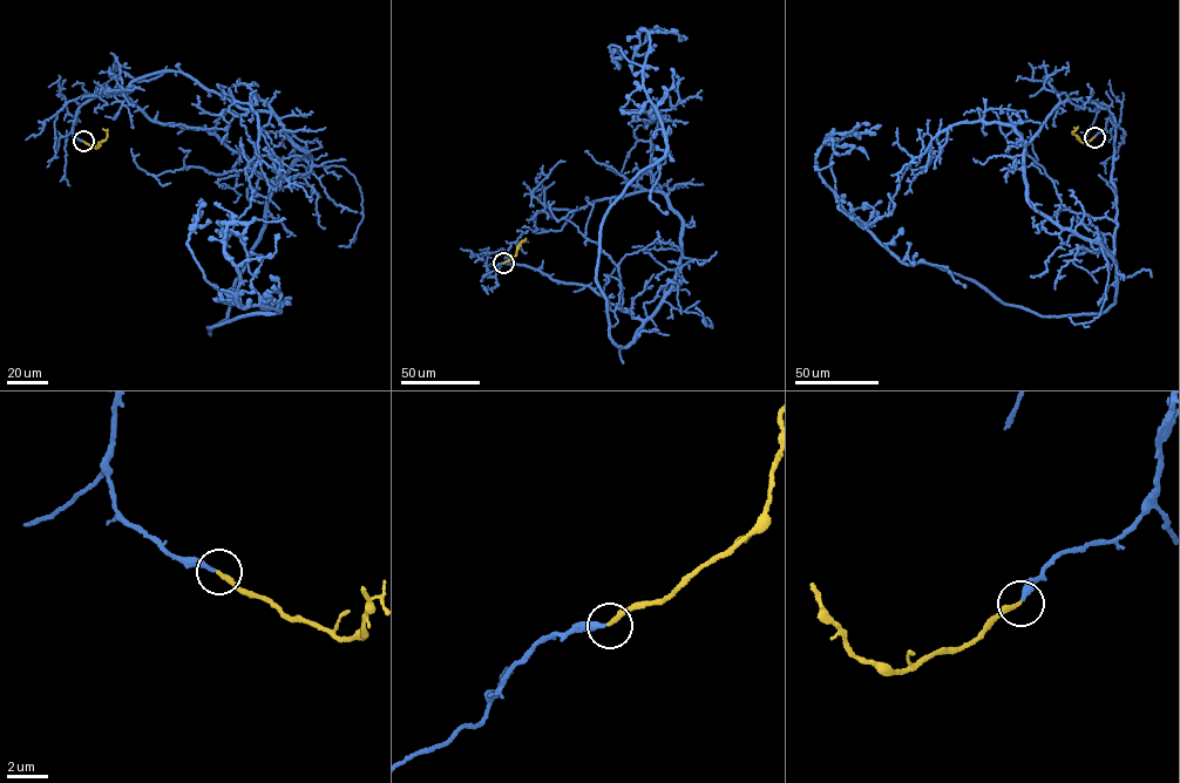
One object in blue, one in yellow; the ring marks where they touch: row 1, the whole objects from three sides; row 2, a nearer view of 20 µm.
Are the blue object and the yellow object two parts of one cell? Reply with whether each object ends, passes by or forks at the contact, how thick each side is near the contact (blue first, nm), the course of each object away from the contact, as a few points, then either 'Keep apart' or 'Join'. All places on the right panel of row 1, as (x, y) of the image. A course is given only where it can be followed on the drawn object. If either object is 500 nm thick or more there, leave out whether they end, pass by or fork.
At the ring blue ends. At the ring yellow ends. Thickness 240 nm (blue) against 240 nm. Course of blue: (1094, 137), (1113, 115), (1116, 303), (1058, 315), (901, 261), (820, 175), (829, 134), (839, 154). Course of yellow: (1094, 137), (1080, 142), (1072, 134), (1077, 129), (1073, 128). Join

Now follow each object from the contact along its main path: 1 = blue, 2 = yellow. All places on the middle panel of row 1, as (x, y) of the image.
1: (503, 263), (590, 286), (641, 319), (632, 344), (610, 336), (599, 229), (665, 150), (641, 27), (685, 40)
2: (503, 263), (514, 257), (526, 238)

